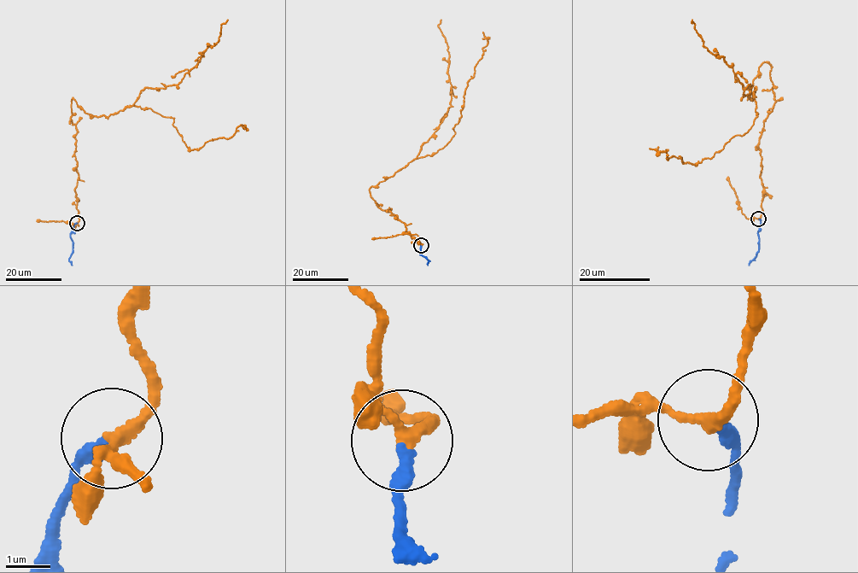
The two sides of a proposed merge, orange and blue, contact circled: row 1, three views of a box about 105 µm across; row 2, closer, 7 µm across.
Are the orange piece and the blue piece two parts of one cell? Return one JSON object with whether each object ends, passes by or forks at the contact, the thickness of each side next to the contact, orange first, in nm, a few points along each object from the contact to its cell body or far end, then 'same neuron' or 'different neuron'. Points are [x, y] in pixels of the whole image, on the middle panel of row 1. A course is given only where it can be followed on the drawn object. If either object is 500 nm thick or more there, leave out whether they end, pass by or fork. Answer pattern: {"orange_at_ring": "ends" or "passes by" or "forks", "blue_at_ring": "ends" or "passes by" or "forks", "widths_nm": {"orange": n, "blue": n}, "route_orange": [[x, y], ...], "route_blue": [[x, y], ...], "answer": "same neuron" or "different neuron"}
{"orange_at_ring": "passes by", "blue_at_ring": "ends", "widths_nm": {"orange": 220, "blue": 300}, "route_orange": [[421, 245], [396, 214], [379, 207], [370, 188], [449, 142], [461, 115], [468, 81], [487, 43], [482, 32]], "route_blue": [[421, 245], [420, 254], [428, 260], [427, 263], [430, 260]], "answer": "same neuron"}

